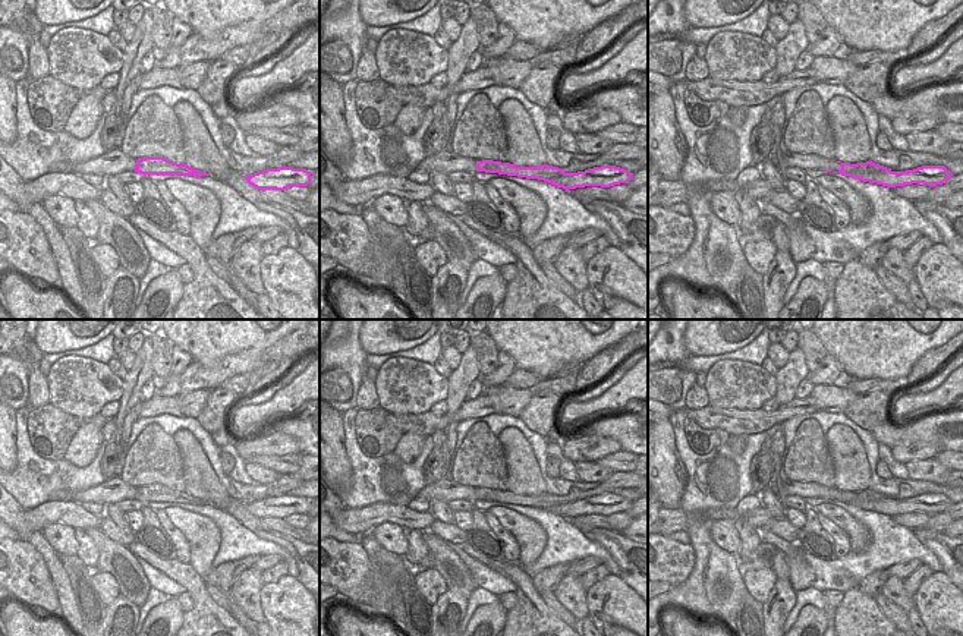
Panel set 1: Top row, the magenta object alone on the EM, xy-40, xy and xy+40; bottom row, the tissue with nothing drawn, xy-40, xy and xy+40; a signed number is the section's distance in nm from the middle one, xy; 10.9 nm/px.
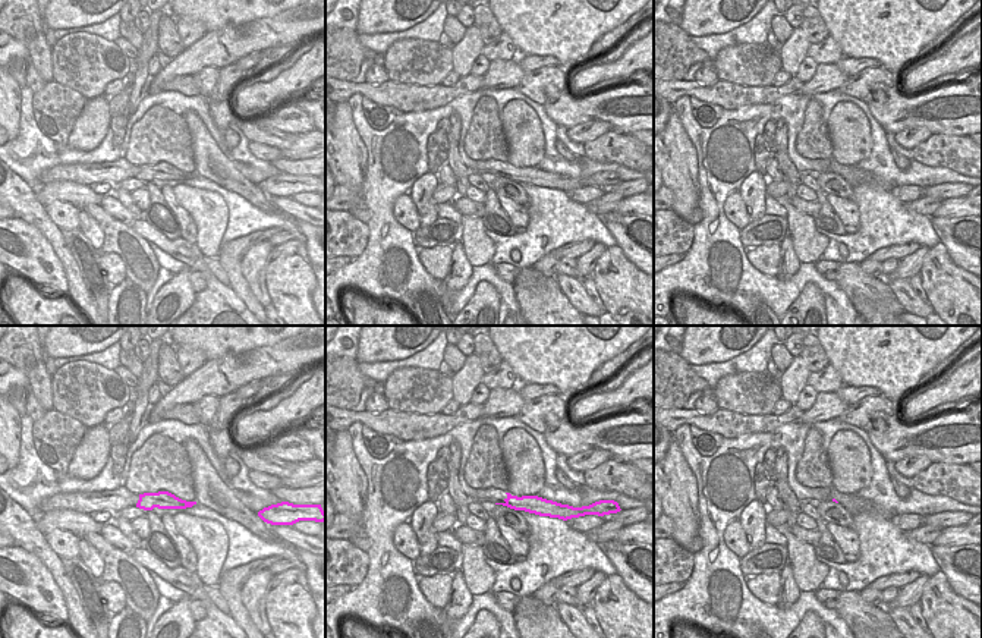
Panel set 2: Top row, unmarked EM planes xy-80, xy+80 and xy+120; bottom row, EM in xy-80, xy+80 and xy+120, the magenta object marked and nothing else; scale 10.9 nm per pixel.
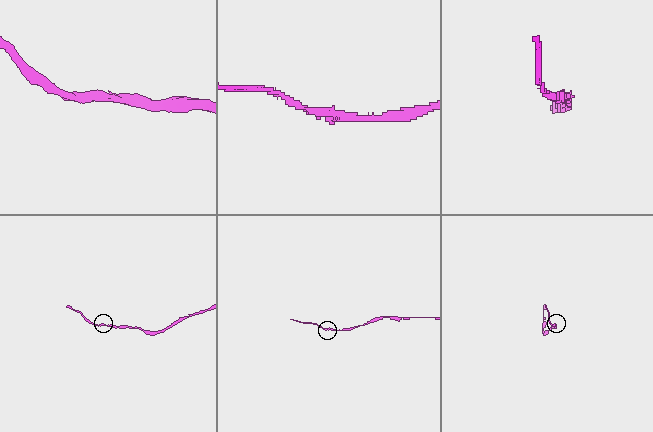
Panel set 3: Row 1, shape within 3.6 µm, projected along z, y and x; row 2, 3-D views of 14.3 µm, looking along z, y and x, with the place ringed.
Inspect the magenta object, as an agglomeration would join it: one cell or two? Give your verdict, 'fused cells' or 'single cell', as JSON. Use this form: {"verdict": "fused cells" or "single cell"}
{"verdict": "fused cells"}

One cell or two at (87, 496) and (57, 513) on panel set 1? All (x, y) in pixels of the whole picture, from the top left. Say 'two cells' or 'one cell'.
two cells

